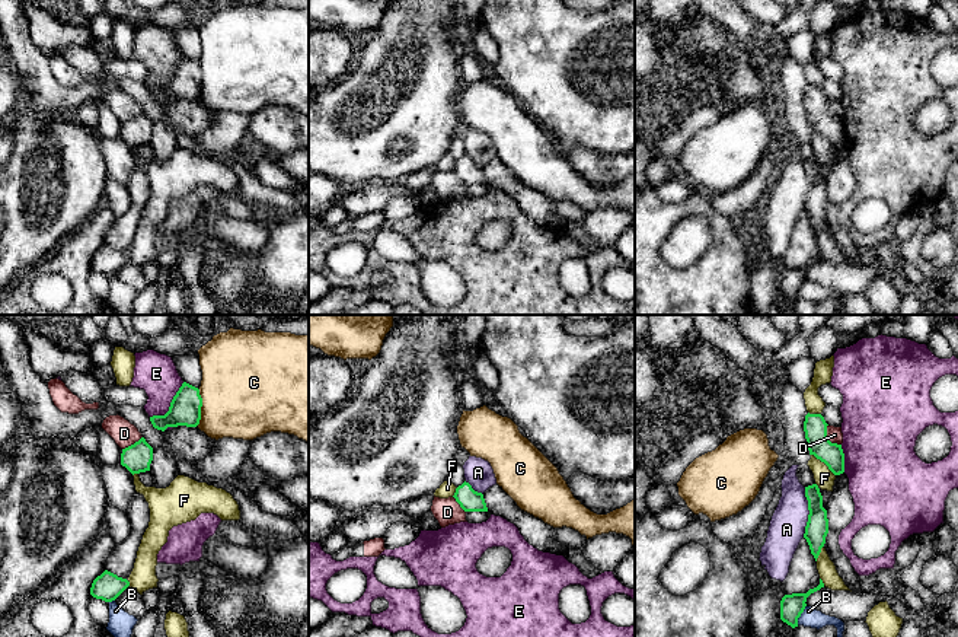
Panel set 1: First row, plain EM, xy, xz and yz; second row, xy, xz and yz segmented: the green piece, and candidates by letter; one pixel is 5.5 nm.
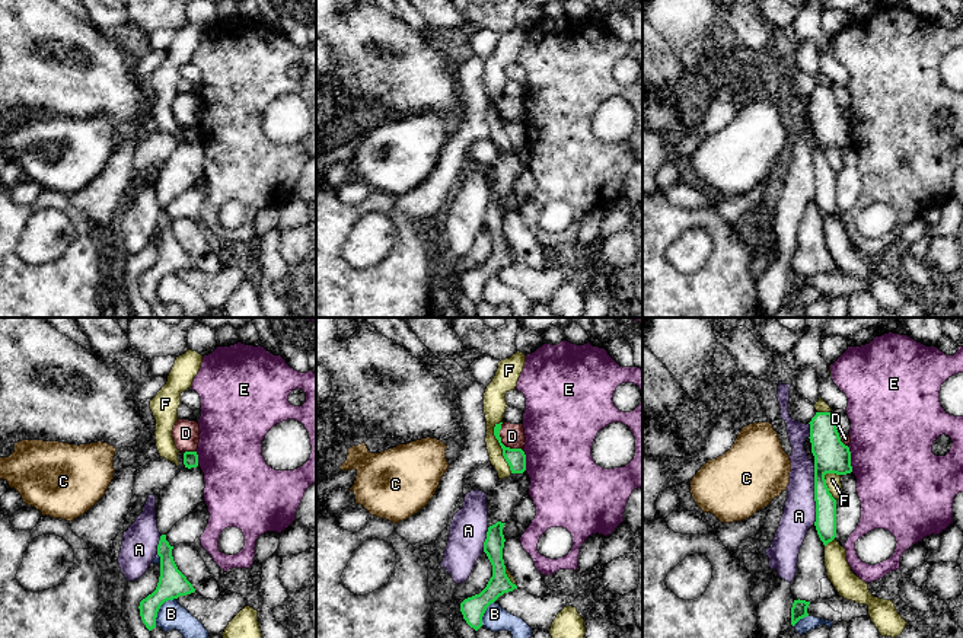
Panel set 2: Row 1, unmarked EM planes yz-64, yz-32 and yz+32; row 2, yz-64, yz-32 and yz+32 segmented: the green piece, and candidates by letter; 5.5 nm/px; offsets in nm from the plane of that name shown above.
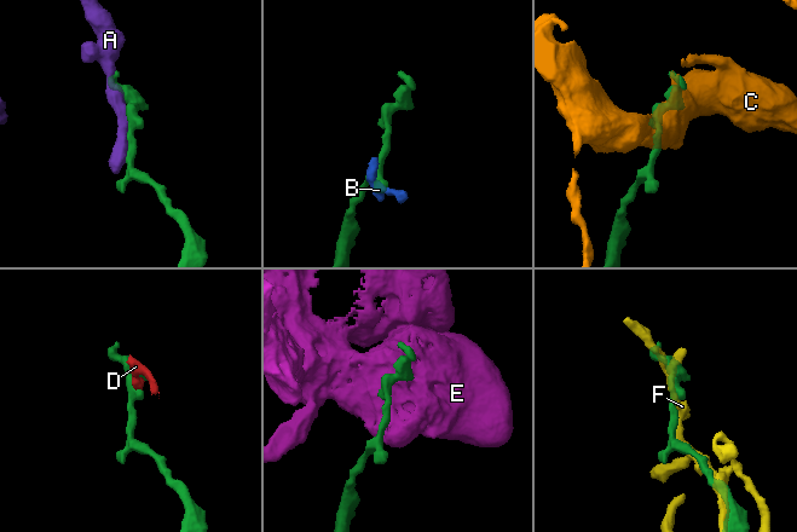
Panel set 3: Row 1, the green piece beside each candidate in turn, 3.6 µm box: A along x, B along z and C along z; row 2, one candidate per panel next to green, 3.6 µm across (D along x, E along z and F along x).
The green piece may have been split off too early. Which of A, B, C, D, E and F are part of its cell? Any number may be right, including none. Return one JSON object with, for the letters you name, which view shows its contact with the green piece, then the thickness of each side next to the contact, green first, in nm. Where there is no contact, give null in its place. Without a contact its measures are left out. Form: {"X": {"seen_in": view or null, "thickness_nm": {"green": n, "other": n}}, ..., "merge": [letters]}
{"merge": []}

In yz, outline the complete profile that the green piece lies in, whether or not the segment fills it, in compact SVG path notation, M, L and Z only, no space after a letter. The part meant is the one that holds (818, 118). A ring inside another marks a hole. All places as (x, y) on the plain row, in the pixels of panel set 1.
M807 87L804 105L809 128L824 136L834 149L844 146L844 127L842 118L827 111L827 96L821 87Z

